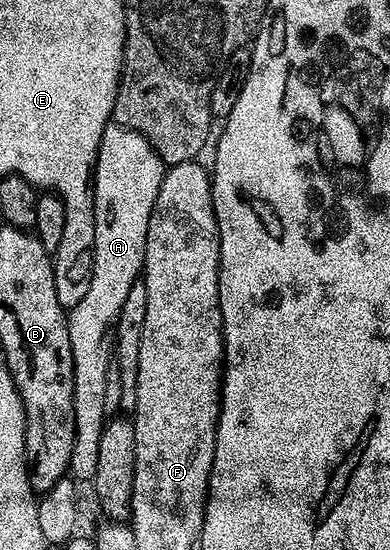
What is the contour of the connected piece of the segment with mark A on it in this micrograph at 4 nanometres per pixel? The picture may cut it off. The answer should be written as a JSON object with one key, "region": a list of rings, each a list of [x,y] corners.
{"region":[[[113,122],[107,124],[100,138],[98,161],[94,167],[94,217],[96,218],[96,242],[94,243],[94,263],[90,276],[90,285],[86,293],[81,293],[76,306],[69,309],[66,325],[72,350],[72,366],[74,367],[74,445],[68,469],[75,481],[93,481],[96,474],[96,461],[100,455],[100,434],[106,424],[108,413],[104,402],[105,375],[112,363],[112,333],[114,322],[120,314],[120,306],[124,306],[124,298],[128,298],[128,290],[139,283],[142,275],[142,263],[146,253],[148,238],[148,222],[152,214],[152,206],[156,202],[156,194],[160,190],[160,182],[166,175],[167,165],[163,164],[157,148],[138,132],[130,128],[121,128]]]}

